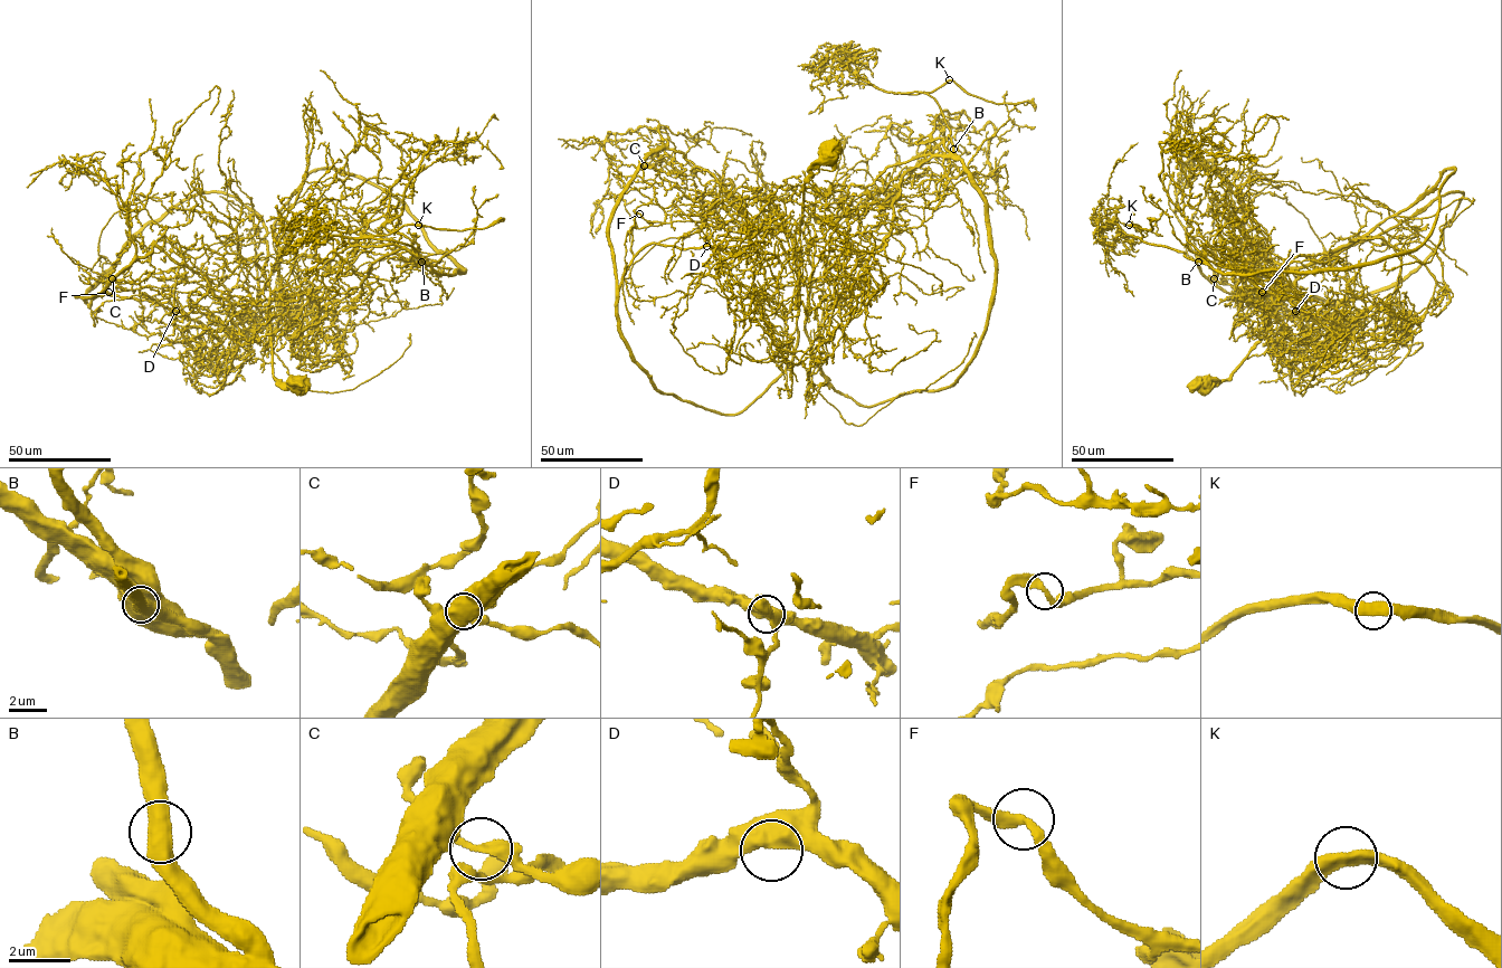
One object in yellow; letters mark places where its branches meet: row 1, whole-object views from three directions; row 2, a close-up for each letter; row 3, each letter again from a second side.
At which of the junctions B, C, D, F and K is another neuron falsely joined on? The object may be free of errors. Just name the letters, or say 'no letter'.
B

